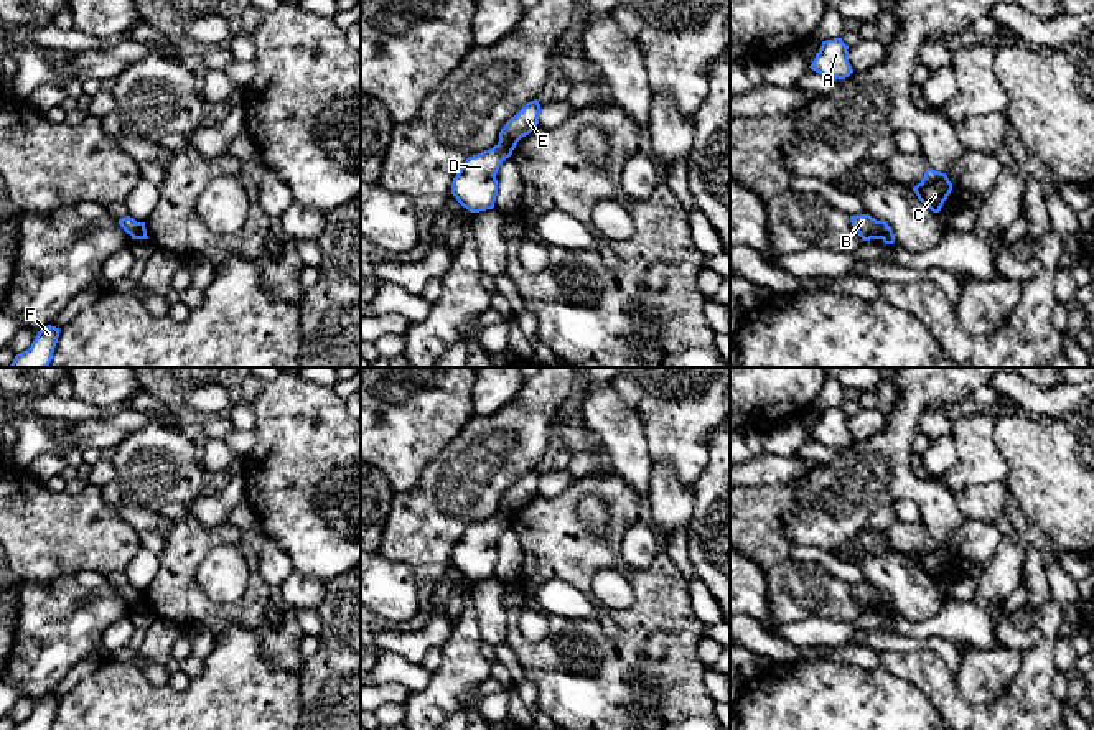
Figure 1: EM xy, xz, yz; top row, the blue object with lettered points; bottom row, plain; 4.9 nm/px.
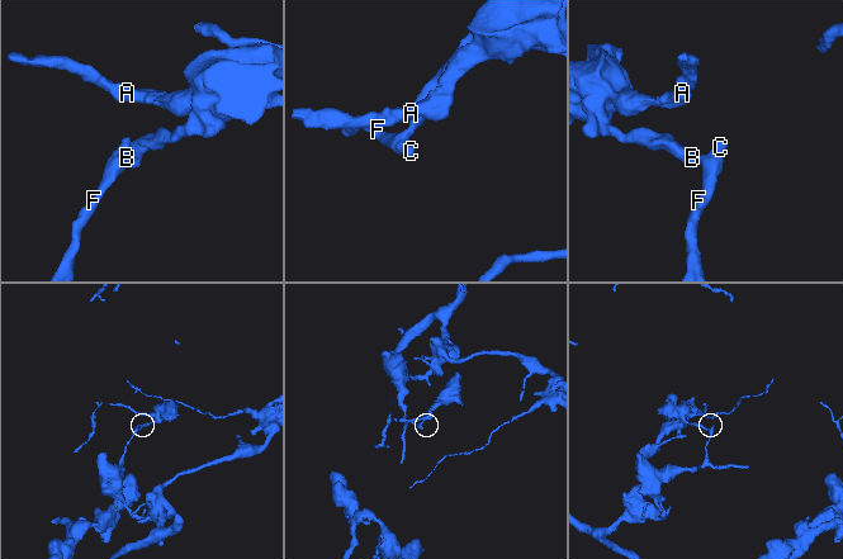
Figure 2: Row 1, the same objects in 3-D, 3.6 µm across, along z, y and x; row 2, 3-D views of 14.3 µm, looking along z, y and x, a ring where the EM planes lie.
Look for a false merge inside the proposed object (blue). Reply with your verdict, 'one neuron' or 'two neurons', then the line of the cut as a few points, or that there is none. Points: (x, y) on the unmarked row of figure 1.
two neurons | yz (877, 590), (882, 607)

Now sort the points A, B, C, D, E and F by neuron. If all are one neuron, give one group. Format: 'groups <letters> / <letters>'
groups A B E / C D F

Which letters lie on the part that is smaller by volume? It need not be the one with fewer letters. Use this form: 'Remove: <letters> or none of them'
Remove: A, B, E

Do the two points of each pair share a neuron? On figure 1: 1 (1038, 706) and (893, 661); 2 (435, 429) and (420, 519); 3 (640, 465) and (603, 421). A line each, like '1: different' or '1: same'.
1: same
2: different
3: same

